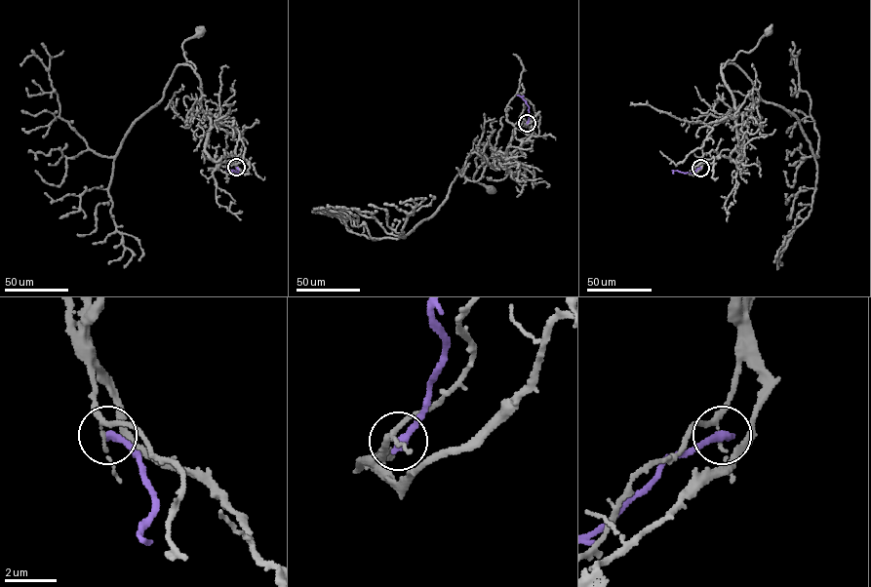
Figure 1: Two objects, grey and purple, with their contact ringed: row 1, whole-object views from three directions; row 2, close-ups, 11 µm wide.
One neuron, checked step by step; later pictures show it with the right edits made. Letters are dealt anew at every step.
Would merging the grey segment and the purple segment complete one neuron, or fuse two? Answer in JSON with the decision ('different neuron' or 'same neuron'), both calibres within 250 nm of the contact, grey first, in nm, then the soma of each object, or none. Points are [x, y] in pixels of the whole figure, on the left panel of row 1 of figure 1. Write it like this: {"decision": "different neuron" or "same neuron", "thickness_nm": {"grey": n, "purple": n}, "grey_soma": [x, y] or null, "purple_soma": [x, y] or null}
{"decision": "different neuron", "thickness_nm": {"grey": 140, "purple": 360}, "grey_soma": [199, 33], "purple_soma": null}

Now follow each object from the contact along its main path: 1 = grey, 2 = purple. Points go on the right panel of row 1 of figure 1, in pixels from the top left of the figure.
1: (700, 168), (702, 143), (713, 129), (707, 124), (737, 113), (722, 69), (741, 51), (750, 52), (768, 30)
2: (700, 168), (693, 173), (672, 170)

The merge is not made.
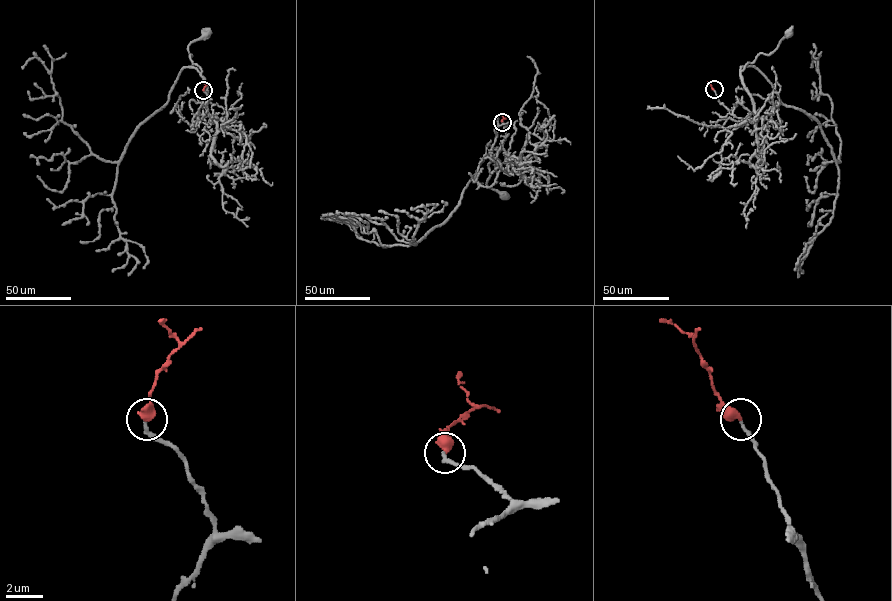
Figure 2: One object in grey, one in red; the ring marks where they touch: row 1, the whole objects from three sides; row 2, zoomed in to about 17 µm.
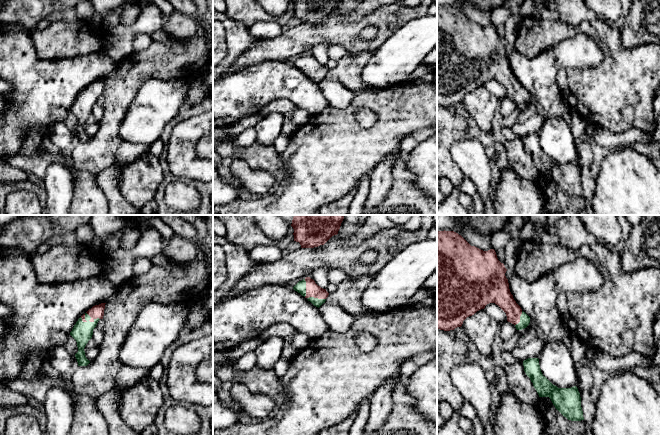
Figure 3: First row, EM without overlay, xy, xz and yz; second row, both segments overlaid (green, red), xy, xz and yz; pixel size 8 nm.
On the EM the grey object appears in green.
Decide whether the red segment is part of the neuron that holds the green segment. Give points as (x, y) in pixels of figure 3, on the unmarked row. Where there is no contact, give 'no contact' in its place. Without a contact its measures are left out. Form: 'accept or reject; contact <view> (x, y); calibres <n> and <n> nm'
accept; contact xy (89, 95); calibres 170 and 110 nm

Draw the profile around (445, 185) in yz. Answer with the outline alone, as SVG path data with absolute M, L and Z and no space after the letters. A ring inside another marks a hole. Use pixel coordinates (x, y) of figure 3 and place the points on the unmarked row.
M443 177L437 181L437 188L448 198L454 189L454 185L449 179Z

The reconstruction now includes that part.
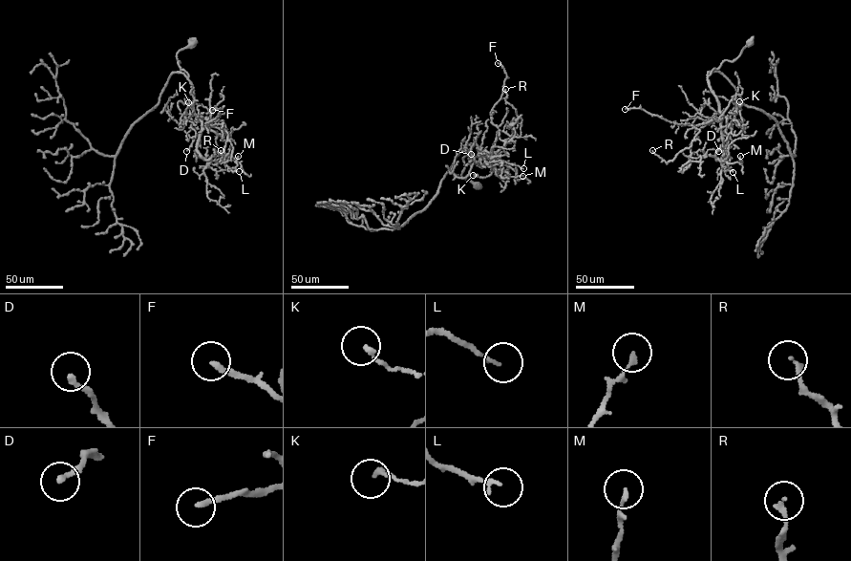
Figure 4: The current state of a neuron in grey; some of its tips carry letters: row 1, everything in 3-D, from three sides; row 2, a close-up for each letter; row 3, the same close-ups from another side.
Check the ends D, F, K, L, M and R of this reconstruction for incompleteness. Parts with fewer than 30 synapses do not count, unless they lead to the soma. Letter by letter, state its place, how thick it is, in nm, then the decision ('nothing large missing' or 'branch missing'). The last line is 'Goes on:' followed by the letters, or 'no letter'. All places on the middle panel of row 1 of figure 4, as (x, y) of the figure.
D: at (471, 154); 200 nm thick; nothing large missing
F: at (498, 63); 200 nm thick; nothing large missing
K: at (473, 175); 180 nm thick; nothing large missing
L: at (523, 168); 130 nm thick; nothing large missing
M: at (522, 176); 140 nm thick; nothing large missing
R: at (505, 89); 180 nm thick; nothing large missing
Goes on: no letter

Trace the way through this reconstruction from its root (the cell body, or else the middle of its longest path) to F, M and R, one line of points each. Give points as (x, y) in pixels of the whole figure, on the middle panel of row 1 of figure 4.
F: (477, 184), (461, 176), (463, 158), (473, 143), (487, 157), (495, 140), (491, 112), (506, 75), (498, 63)
M: (477, 184), (461, 176), (473, 143), (481, 158), (495, 154), (501, 176), (522, 176)
R: (477, 184), (461, 176), (465, 152), (474, 143), (487, 157), (499, 131), (510, 136), (518, 127), (505, 89)

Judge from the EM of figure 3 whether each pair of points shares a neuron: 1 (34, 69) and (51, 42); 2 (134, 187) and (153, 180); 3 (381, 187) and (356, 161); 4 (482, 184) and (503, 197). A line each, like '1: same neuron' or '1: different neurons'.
1: different neurons
2: same neuron
3: different neurons
4: different neurons

